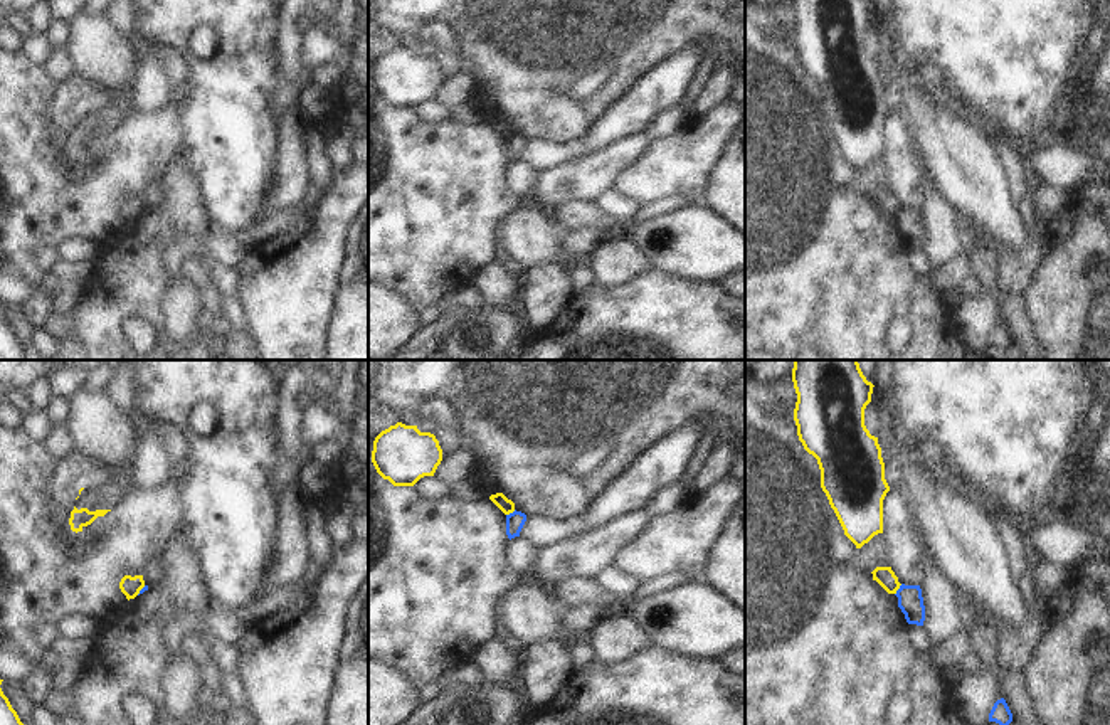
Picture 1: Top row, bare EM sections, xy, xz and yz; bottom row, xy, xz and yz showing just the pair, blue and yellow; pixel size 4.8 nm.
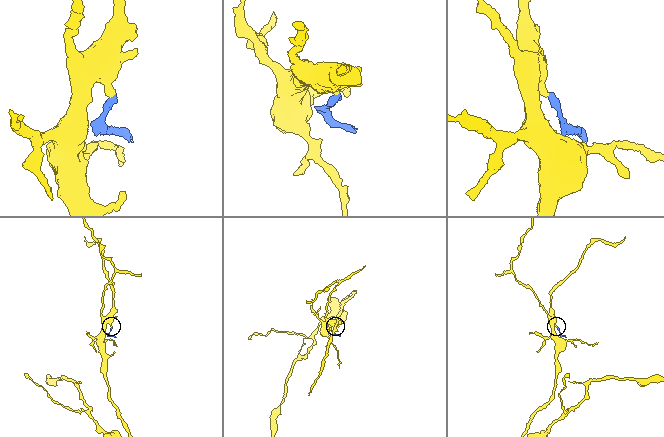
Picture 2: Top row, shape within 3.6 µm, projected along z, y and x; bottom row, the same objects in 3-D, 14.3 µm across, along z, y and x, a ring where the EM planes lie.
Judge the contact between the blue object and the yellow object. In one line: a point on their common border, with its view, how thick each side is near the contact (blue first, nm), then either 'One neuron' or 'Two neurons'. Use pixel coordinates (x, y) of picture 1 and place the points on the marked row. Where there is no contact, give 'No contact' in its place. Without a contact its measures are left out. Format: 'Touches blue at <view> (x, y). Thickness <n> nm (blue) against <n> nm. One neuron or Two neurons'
Touches blue at yz (898, 589). Thickness 120 nm (blue) against 90 nm. Two neurons

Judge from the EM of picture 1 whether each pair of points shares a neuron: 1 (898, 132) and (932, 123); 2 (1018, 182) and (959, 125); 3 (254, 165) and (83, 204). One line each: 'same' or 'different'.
1: different
2: different
3: different

